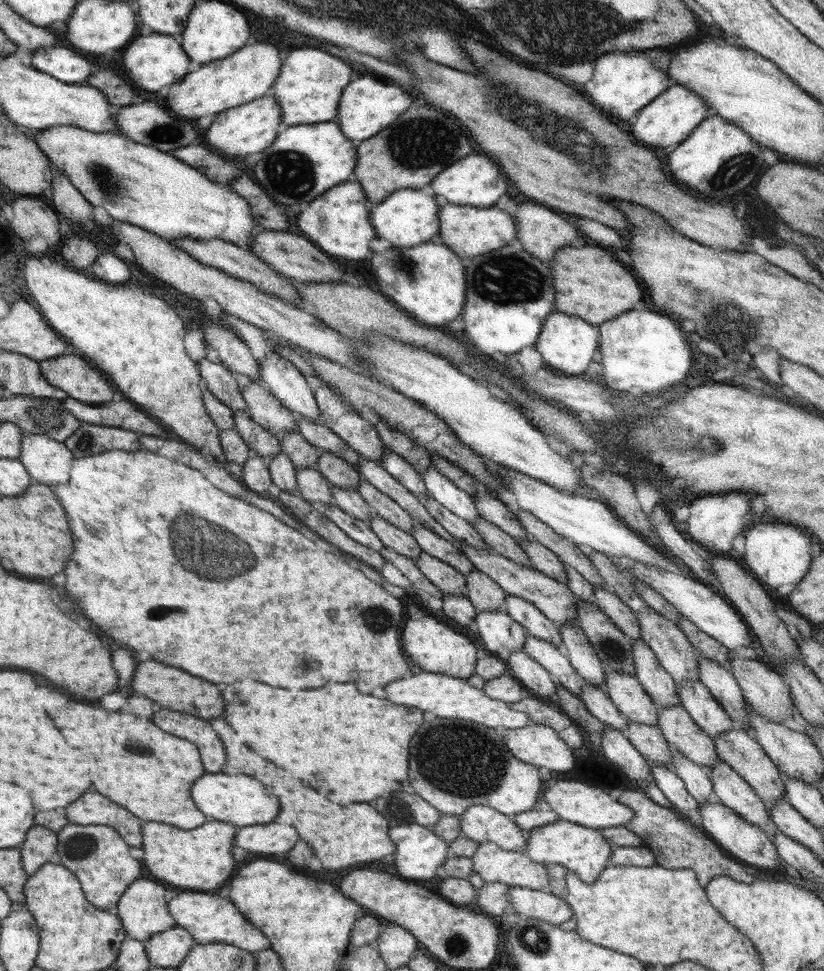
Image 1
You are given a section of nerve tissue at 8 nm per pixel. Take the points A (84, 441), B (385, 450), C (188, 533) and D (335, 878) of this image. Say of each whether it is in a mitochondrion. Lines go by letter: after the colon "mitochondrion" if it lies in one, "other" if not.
A: mitochondrion
B: other
C: mitochondrion
D: other

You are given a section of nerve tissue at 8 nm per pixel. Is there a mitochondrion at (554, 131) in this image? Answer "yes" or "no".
yes

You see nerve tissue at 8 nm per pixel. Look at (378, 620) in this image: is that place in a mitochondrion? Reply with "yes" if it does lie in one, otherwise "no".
yes

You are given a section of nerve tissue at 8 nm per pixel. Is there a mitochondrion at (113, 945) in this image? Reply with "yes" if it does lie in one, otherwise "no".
no

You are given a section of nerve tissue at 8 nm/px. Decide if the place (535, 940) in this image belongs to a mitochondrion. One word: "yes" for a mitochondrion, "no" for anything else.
yes

